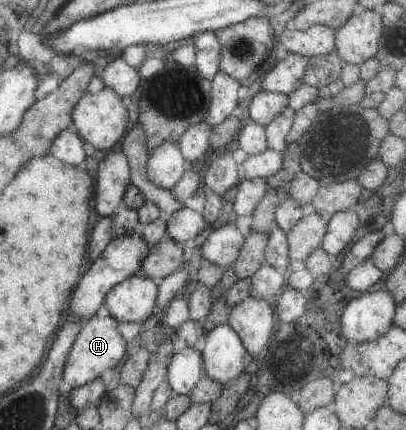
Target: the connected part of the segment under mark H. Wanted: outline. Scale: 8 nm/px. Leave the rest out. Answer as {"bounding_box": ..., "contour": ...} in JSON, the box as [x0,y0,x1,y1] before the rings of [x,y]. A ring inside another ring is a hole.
{"bounding_box":[62,314,130,390],"contour":[[[94,314],[82,323],[71,343],[62,366],[62,381],[73,390],[98,378],[102,371],[113,369],[118,365],[118,361],[122,361],[124,353],[128,353],[129,346],[130,344],[118,333],[117,321],[114,318],[110,316],[102,318]]]}

